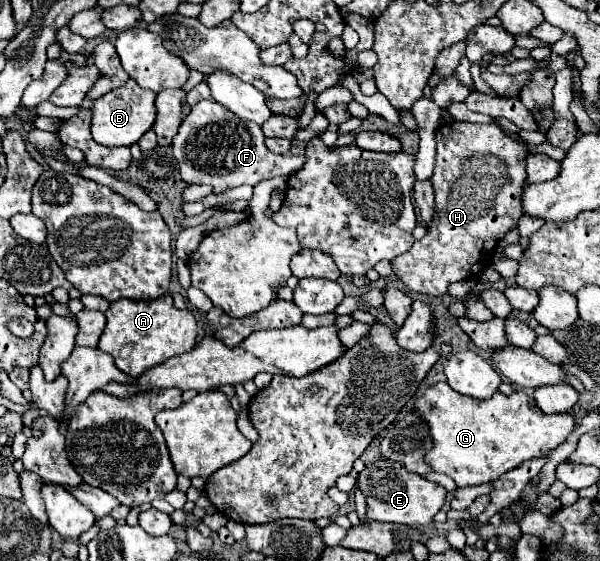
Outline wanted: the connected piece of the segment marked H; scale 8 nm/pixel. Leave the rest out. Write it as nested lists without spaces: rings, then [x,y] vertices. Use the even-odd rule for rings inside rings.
[[[450,121],[436,131],[436,167],[432,173],[432,185],[436,195],[436,207],[432,223],[428,225],[426,235],[412,245],[412,249],[396,259],[392,259],[392,271],[402,279],[406,287],[416,293],[426,295],[444,295],[446,287],[454,281],[464,281],[476,277],[490,263],[496,243],[512,231],[522,217],[520,209],[520,189],[524,187],[524,157],[528,155],[526,147],[508,137],[494,123],[464,123]]]

